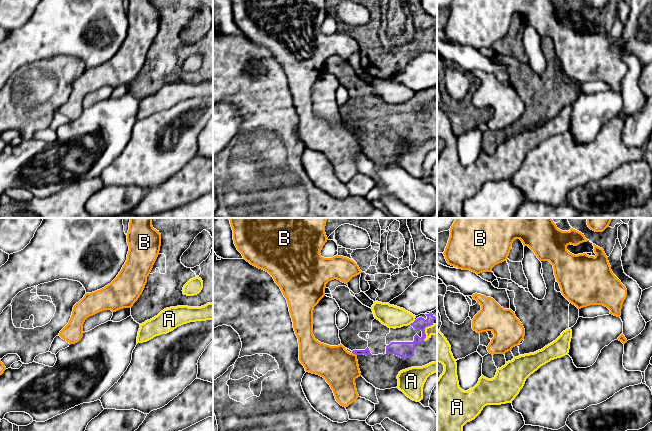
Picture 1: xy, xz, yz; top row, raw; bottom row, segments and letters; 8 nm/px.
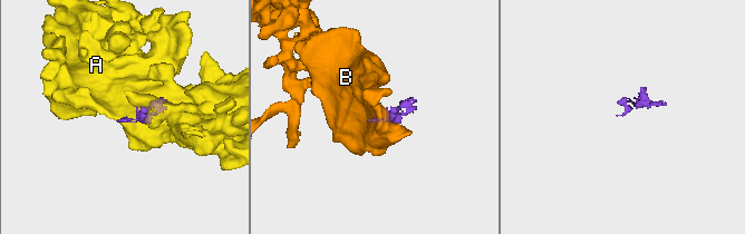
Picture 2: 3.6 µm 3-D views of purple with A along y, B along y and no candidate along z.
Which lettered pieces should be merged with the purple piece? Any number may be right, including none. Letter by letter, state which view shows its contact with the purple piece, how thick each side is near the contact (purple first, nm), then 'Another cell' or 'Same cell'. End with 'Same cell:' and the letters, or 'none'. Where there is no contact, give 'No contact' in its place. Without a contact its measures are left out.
A: Touches purple in xz. Thickness 130 nm (purple) against 180 nm. Another cell
B: Touches purple in xz. Thickness 50 nm (purple) against 300 nm. Another cell
Same cell: none

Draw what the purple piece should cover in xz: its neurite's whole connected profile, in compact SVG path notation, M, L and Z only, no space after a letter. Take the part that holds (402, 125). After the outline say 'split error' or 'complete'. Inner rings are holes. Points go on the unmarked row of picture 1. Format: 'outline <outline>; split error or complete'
outline M334 55L326 60L325 72L333 74L349 93L348 101L339 106L339 114L345 125L357 131L361 152L380 166L397 164L400 147L422 143L437 138L437 111L426 114L425 104L437 100L437 85L416 92L415 97L401 104L388 104L374 93L371 84L363 81L348 61Z; split error

